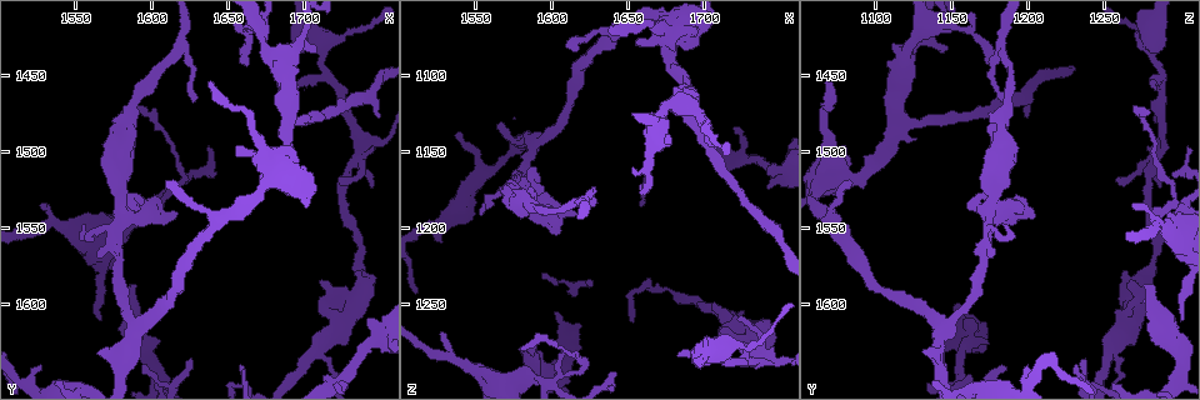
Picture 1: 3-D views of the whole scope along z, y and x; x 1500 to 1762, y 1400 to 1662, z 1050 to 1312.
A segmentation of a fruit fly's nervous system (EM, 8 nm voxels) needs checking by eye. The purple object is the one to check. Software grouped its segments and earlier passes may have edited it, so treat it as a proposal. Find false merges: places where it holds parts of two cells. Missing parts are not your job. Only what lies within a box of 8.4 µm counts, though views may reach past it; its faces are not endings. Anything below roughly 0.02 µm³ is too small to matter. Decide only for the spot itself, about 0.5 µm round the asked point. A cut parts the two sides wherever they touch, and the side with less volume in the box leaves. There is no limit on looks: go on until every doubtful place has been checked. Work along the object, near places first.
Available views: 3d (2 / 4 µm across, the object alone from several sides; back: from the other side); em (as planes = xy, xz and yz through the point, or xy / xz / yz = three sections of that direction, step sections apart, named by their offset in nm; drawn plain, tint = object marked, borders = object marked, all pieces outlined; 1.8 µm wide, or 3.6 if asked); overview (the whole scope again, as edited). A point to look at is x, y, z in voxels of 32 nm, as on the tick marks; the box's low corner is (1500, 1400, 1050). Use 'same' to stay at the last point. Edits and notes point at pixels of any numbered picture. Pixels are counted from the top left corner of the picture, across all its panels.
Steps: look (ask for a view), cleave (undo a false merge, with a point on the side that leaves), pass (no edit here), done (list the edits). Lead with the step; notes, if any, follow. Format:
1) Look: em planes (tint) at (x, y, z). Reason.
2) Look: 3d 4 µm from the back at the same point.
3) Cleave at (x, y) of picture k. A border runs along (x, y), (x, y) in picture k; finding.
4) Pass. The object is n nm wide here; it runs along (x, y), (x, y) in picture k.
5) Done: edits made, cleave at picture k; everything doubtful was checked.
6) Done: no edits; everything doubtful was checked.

Look: 3d 2 µm at (1716, 1638, 1258). Sudden change in width.

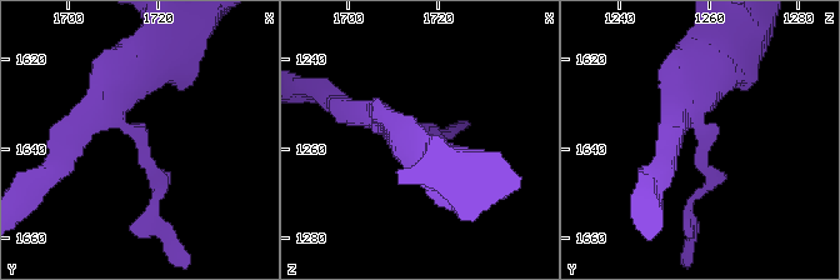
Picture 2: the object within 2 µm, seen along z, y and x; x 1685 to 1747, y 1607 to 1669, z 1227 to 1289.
Look: em planes (borders) at (1716, 1637, 1260). 3 arms meet here; now the EM.

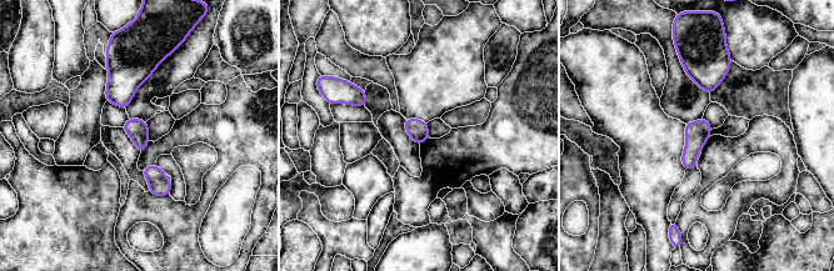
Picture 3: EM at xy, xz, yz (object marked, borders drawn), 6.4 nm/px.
Pass. All the same cell.

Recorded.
Look: em 3.6 µm planes (tint) at (1746, 1624, 1162). Sudden change in width.

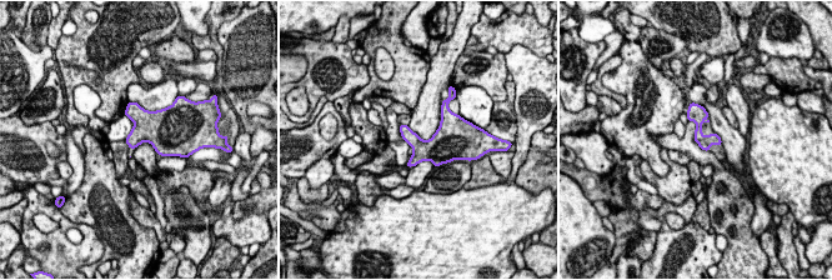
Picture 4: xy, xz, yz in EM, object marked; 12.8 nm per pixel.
Pass. Continuous, no second cell.

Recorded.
Look: 3d 4 µm at (1680, 1516, 1074).

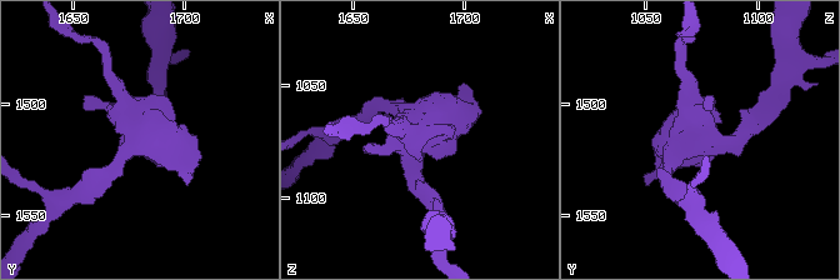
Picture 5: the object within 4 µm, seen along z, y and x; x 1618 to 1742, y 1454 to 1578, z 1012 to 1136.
Look: em yz step 16 (tint) at (1682, 1517, 1073).

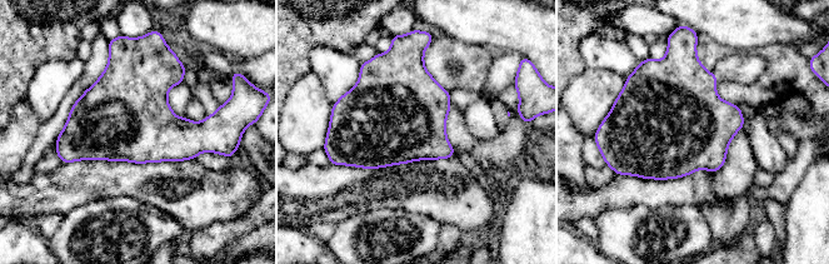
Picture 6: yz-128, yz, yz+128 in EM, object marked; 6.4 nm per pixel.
Look: em planes (tint) at the same point. Cut it another way.

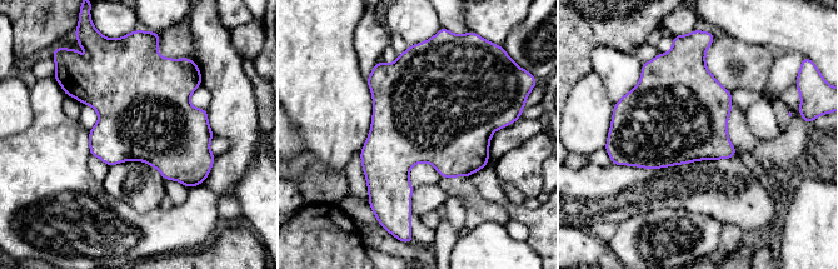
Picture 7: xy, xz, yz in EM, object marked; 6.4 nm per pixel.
Pass. Continuous, no second cell.

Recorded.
Look: 3d 2 µm from the back at (1582, 1544, 1174). Two arms in line, one across.

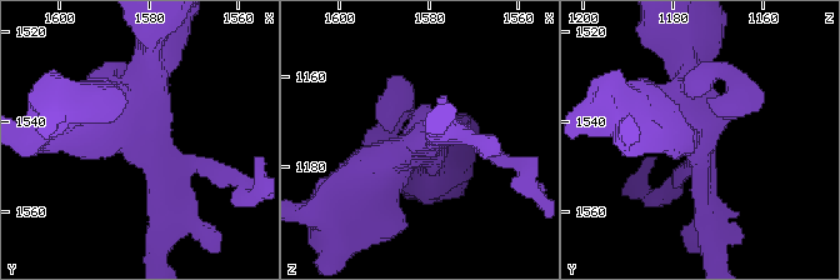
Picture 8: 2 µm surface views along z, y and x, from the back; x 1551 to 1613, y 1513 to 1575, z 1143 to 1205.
Look: em yz step 8 (tint) at (1581, 1544, 1174).

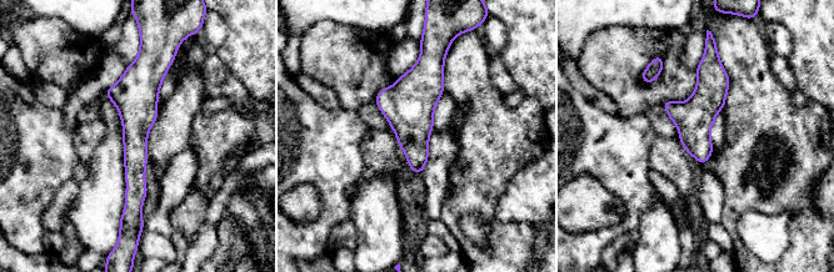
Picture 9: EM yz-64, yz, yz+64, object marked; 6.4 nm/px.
Look: em planes (borders) at the same point.

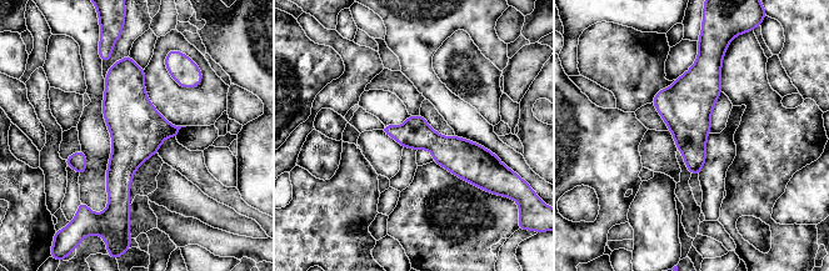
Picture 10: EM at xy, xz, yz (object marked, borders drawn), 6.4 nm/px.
Pass. The object is 200 nm wide here; continuous, no second cell.

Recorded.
Done: no edits; everything doubtful was checked.

